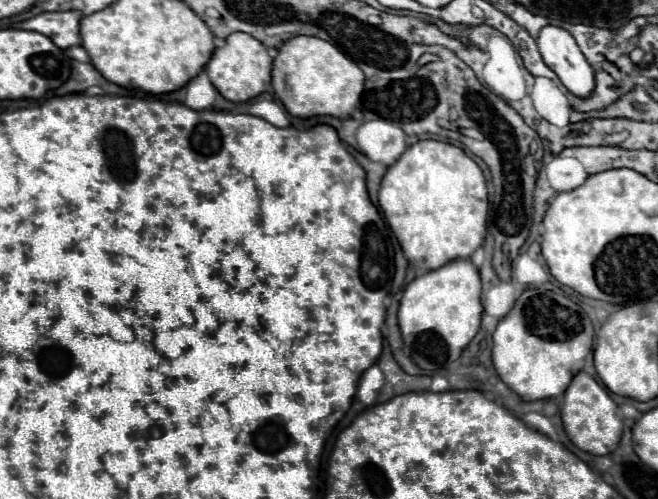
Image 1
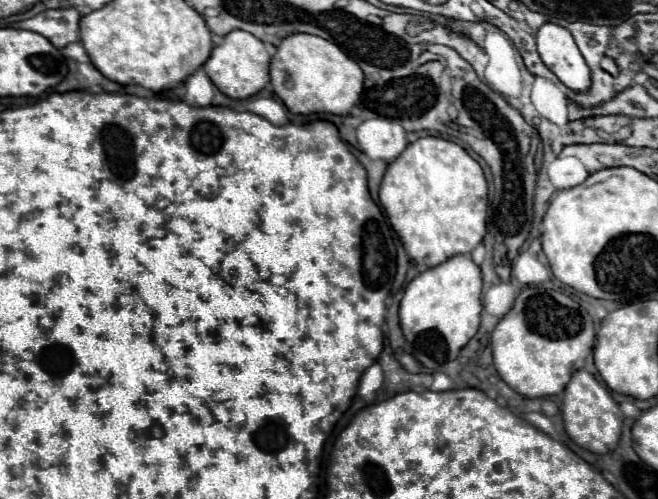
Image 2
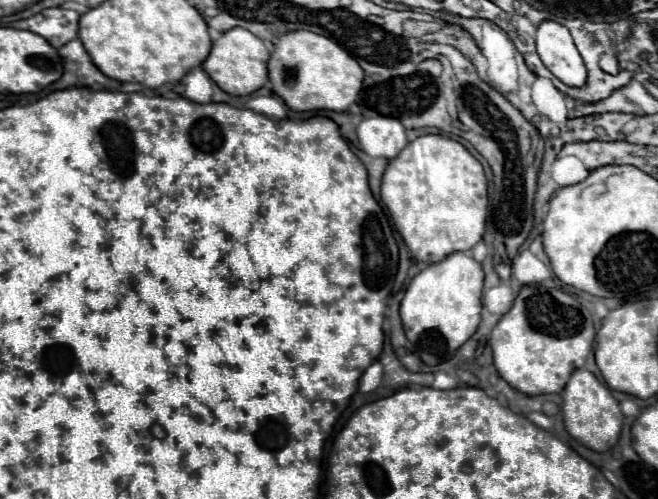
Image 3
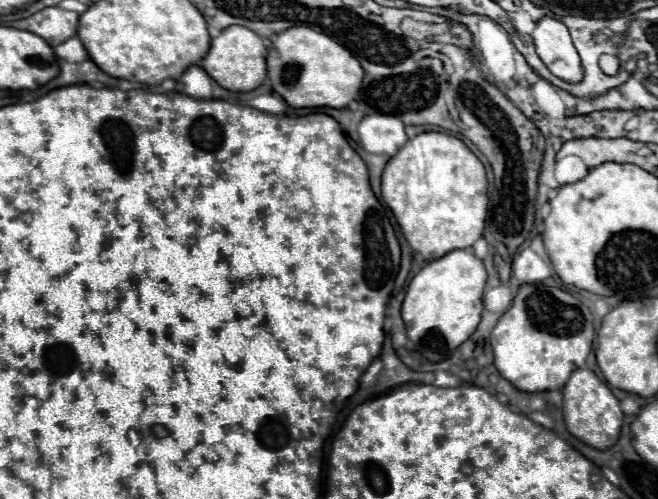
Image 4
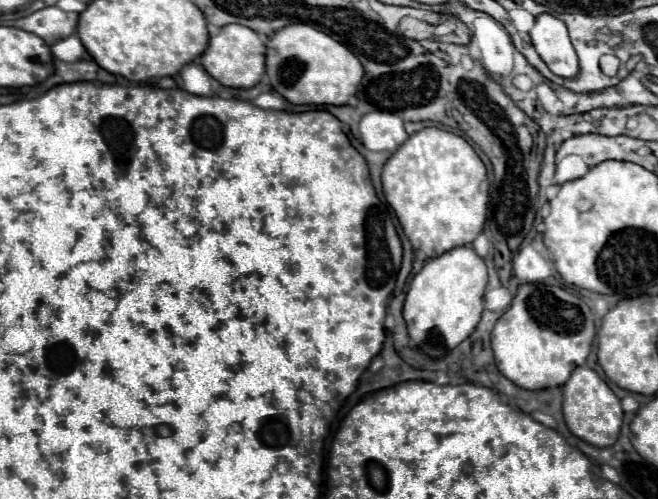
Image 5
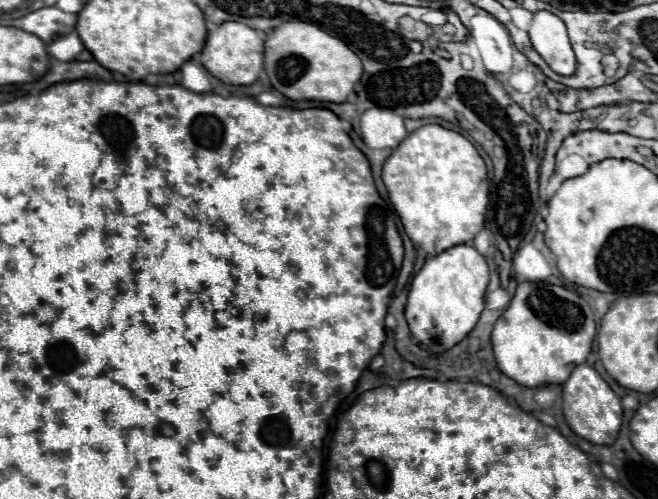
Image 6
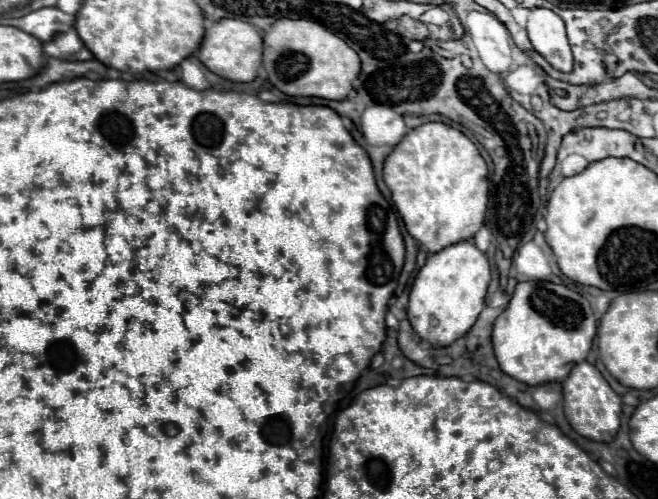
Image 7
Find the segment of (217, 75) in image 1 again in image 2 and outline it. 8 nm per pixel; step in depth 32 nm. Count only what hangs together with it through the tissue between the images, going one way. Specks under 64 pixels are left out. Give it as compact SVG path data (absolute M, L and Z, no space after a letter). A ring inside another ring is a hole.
M232 30L230 34L220 38L220 42L214 46L210 58L204 62L202 68L210 76L210 80L218 86L218 90L224 92L226 96L248 98L266 88L266 84L270 82L268 66L270 54L266 50L266 44L246 30Z

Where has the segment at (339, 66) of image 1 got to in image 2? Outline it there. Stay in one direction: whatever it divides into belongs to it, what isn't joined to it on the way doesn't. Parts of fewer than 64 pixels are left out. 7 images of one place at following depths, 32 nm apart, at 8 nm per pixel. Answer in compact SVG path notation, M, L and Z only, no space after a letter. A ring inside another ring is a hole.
M296 32L280 40L270 60L270 82L274 94L294 114L348 114L361 101L364 74L360 66L346 56L334 42L314 34Z

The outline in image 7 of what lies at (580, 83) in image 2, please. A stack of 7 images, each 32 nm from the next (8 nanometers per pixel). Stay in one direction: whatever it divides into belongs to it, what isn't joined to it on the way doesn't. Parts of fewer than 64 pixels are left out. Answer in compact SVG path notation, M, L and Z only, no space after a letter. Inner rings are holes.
M532 8L528 14L528 38L536 52L540 52L554 68L570 72L574 58L566 38L564 20L548 8Z

